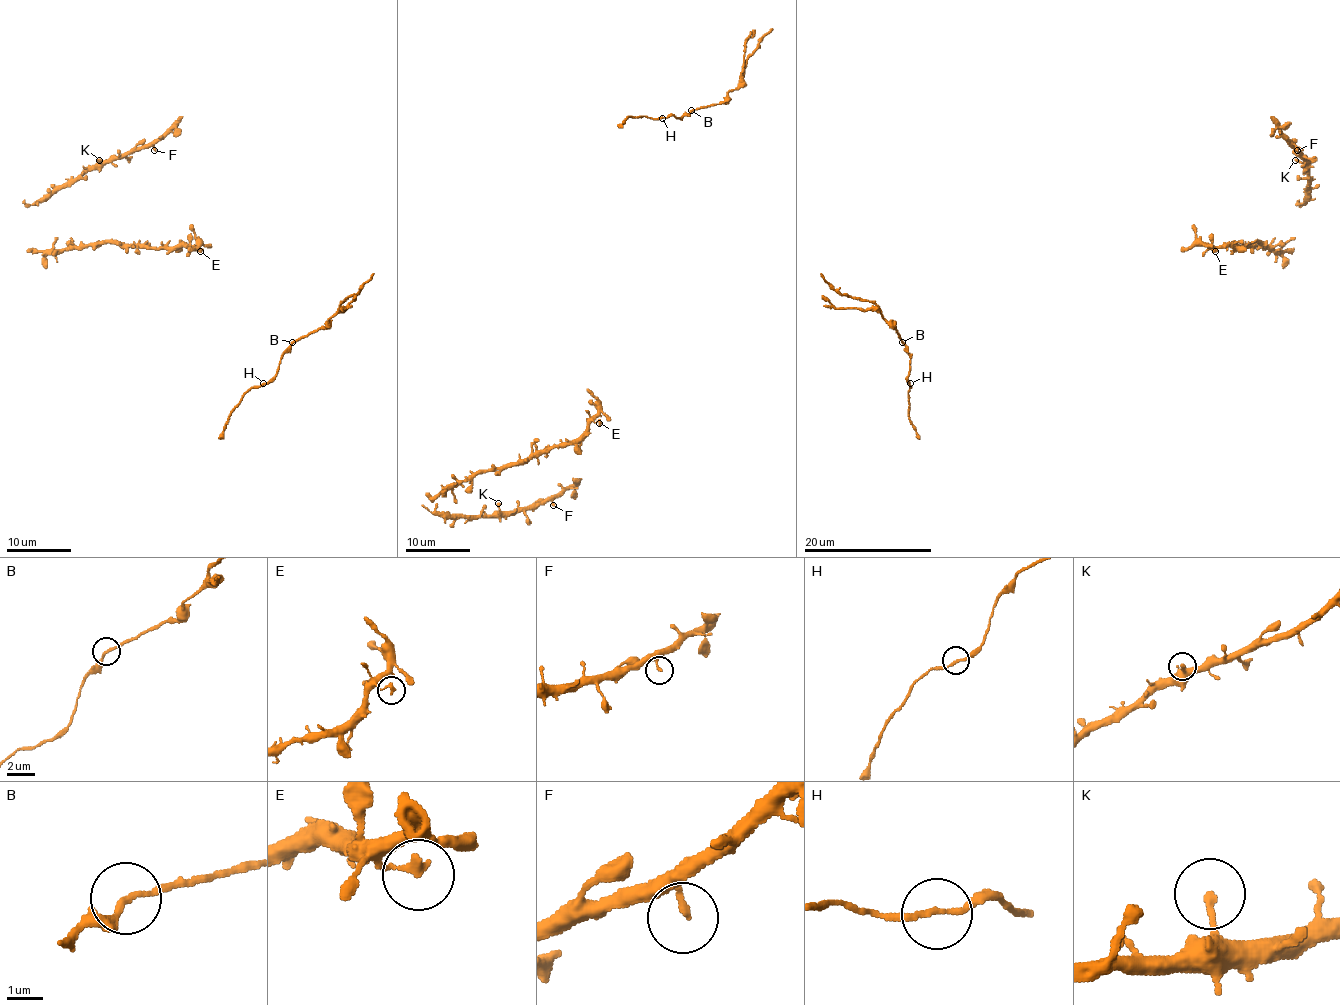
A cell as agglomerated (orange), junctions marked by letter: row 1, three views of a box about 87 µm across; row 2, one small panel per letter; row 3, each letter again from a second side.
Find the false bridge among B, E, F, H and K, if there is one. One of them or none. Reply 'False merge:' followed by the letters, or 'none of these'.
False merge: B

